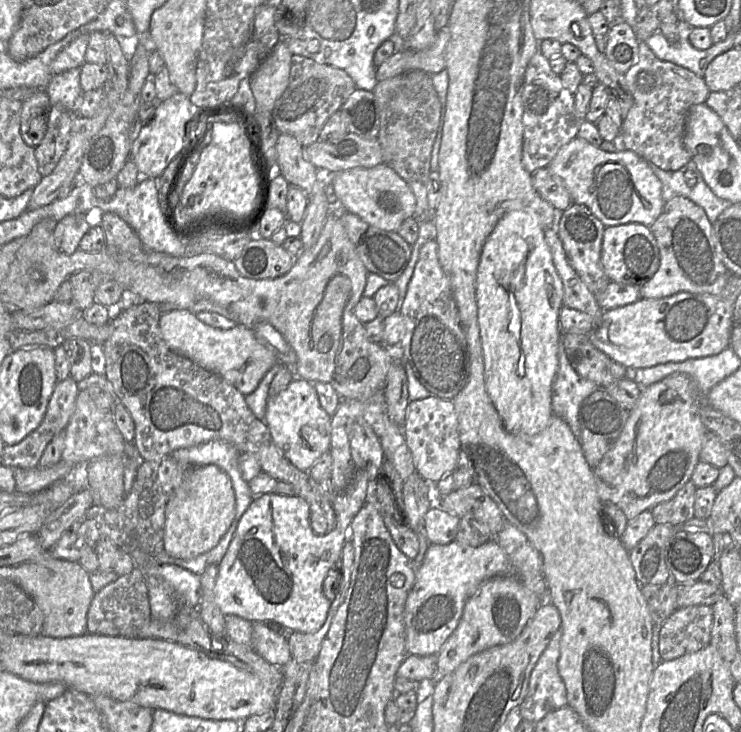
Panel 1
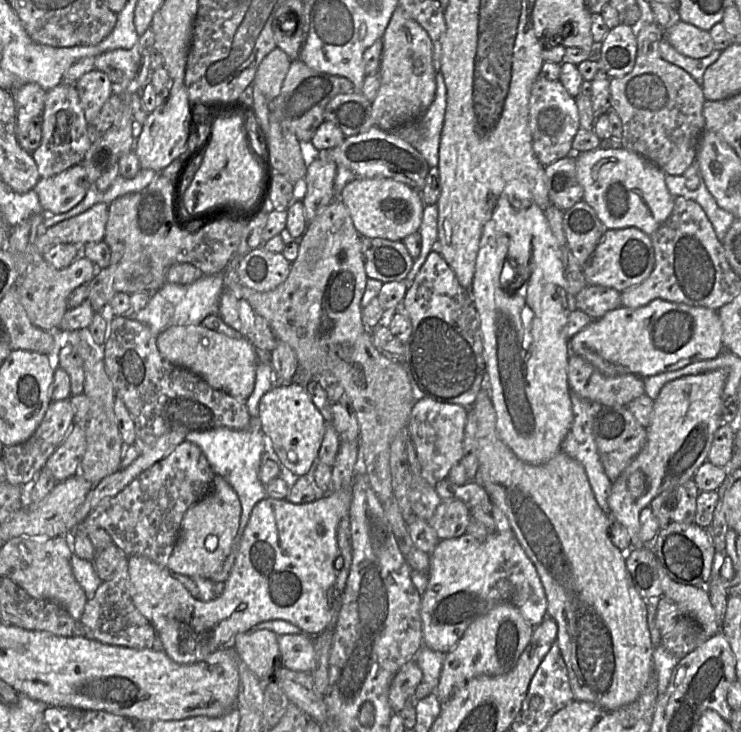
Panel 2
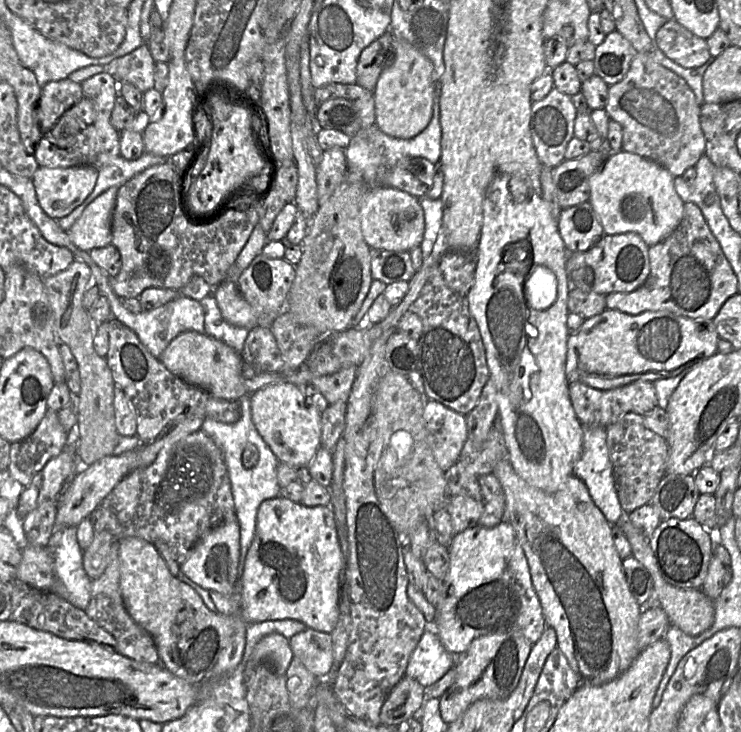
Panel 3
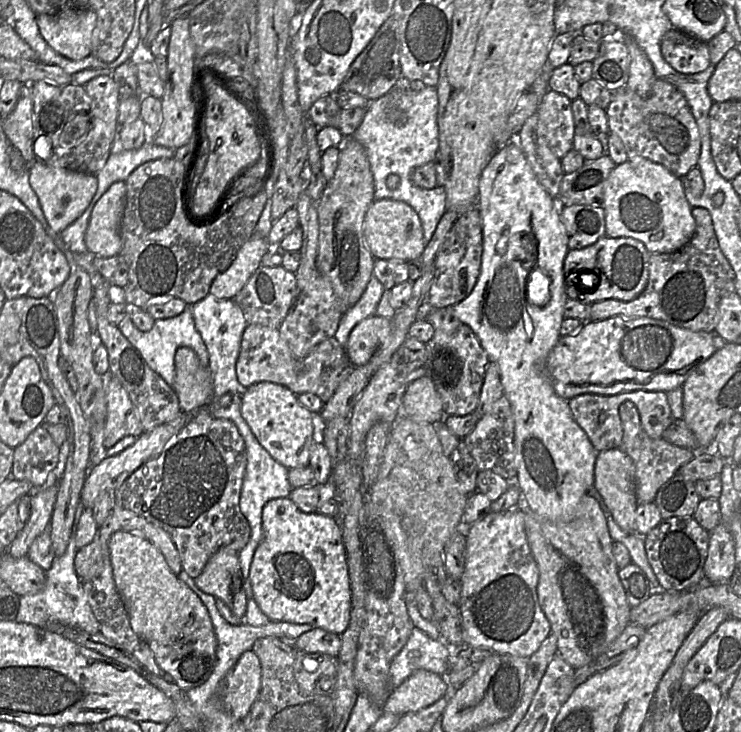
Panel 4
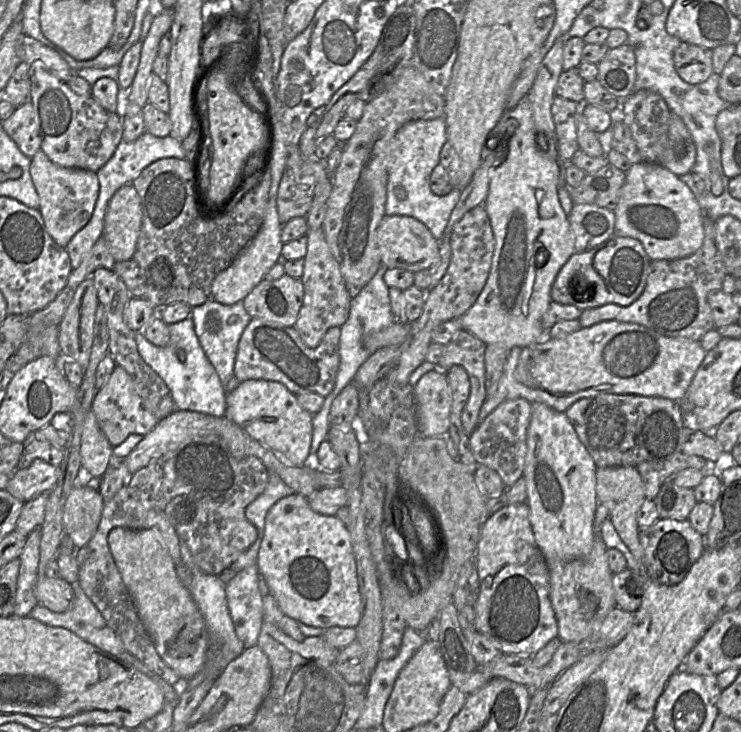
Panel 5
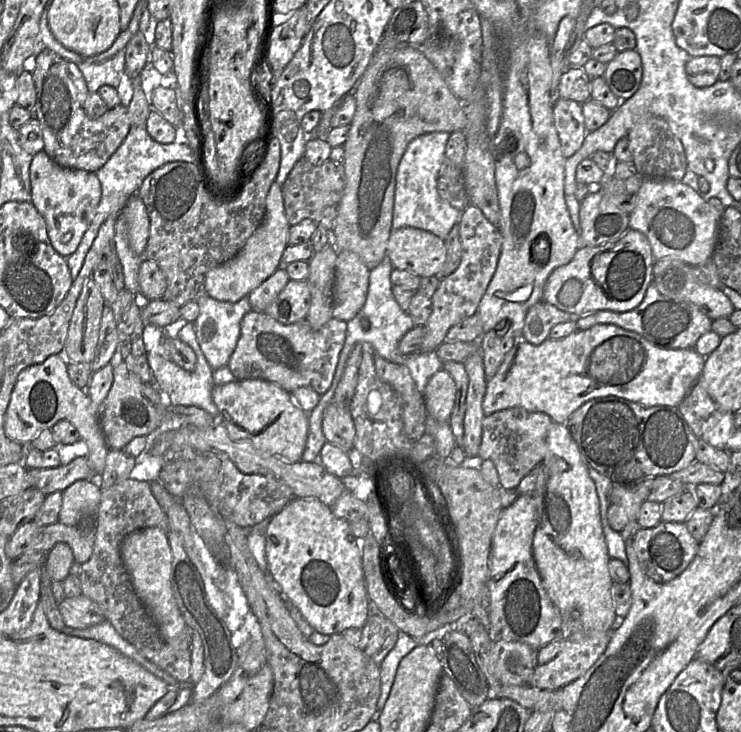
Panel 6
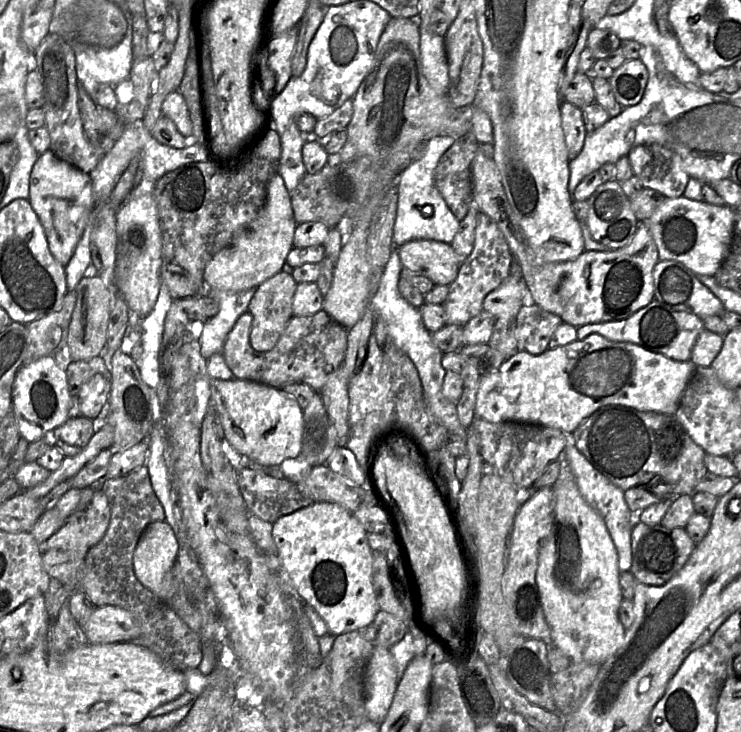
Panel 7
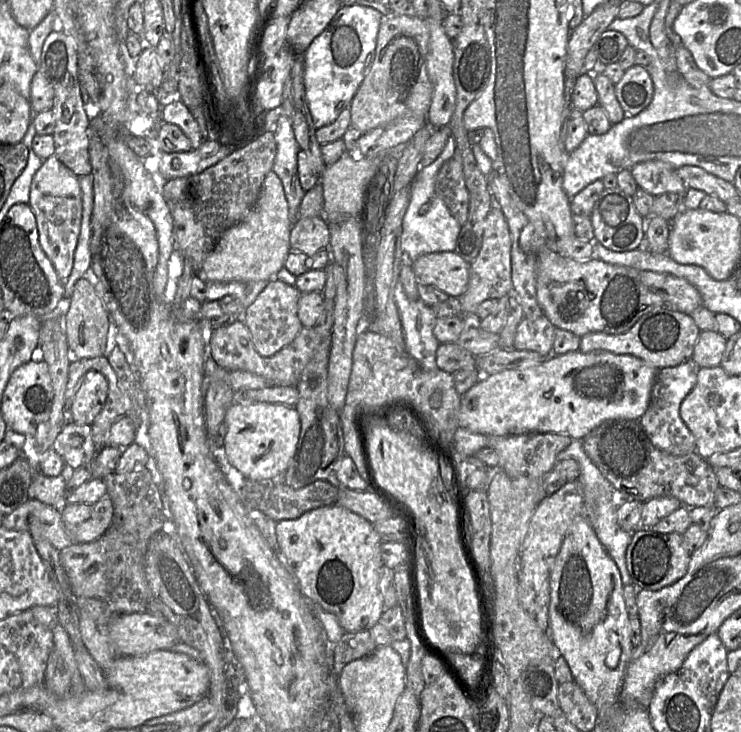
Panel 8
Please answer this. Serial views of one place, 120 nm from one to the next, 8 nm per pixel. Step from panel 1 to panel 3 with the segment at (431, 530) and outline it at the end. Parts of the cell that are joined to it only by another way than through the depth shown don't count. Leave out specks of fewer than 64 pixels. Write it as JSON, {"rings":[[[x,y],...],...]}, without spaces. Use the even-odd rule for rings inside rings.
{"rings":[[[465,495],[450,496],[446,509],[452,520],[454,534],[478,524],[484,503],[484,500],[476,500]]]}

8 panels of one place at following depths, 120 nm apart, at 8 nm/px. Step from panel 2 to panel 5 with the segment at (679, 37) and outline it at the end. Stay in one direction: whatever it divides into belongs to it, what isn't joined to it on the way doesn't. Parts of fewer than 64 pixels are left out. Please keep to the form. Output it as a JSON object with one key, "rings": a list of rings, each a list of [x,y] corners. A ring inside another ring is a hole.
{"rings":[[[681,41],[673,55],[674,67],[680,78],[689,84],[706,81],[713,73],[712,50]]]}

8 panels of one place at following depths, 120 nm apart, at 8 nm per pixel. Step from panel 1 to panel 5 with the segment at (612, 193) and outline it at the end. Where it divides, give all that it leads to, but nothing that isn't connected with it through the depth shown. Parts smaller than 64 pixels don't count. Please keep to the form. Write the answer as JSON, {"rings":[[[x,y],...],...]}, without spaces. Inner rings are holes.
{"rings":[[[639,162],[625,172],[626,179],[621,189],[615,210],[615,236],[627,236],[639,240],[650,260],[678,259],[695,253],[703,244],[704,213],[690,188],[664,166]]]}

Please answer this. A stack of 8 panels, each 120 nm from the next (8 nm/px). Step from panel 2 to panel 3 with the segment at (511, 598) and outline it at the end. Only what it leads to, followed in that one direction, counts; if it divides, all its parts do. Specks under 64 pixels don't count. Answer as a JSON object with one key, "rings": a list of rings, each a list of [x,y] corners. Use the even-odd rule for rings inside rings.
{"rings":[[[507,520],[490,528],[477,524],[455,534],[448,555],[444,599],[432,625],[448,652],[461,655],[475,638],[496,632],[519,631],[532,644],[539,640],[547,624],[526,556]]]}

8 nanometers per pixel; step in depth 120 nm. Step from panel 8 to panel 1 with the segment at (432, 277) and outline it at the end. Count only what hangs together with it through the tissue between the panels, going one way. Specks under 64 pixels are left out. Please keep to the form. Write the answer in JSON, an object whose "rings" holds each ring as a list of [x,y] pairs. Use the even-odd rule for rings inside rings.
{"rings":[[[386,163],[373,168],[353,168],[331,174],[329,187],[346,211],[381,230],[397,232],[405,219],[414,217],[416,199],[411,188]]]}

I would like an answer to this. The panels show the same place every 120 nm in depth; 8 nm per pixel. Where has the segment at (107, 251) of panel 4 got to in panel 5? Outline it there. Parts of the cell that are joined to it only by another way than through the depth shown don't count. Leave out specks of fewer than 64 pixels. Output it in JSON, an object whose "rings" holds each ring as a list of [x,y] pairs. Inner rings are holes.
{"rings":[[[132,184],[120,187],[110,199],[104,217],[104,238],[115,261],[133,258],[142,224],[141,200]]]}

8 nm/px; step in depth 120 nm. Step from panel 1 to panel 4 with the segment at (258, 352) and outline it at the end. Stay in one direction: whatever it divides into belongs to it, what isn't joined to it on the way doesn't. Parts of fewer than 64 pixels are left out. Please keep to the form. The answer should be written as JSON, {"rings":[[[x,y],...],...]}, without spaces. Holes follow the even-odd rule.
{"rings":[[[180,347],[174,356],[174,390],[179,399],[181,412],[193,412],[207,406],[213,396],[213,379],[209,368],[203,367],[195,352]]]}

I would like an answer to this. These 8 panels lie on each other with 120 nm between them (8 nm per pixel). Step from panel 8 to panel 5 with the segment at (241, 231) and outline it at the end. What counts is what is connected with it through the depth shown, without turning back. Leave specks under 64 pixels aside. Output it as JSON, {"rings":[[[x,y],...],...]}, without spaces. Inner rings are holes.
{"rings":[[[269,198],[262,225],[256,235],[232,263],[213,279],[211,284],[212,299],[224,305],[235,304],[243,300],[264,279],[266,273],[278,262],[281,256],[283,246],[281,240],[282,226],[277,205]]]}

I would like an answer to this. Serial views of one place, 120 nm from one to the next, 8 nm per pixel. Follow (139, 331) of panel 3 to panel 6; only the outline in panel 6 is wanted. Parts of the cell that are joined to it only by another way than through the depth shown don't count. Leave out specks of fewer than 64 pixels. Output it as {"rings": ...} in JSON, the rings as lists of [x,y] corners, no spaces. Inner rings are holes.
{"rings":[[[187,322],[179,331],[178,338],[189,345],[196,354],[196,366],[191,372],[168,359],[168,354],[163,347],[164,331],[162,328],[147,324],[144,326],[142,337],[147,353],[149,366],[155,376],[157,389],[167,398],[172,405],[195,406],[202,408],[213,416],[219,416],[219,411],[212,398],[212,390],[215,386],[213,369],[205,358],[205,355],[196,339],[194,323]]]}

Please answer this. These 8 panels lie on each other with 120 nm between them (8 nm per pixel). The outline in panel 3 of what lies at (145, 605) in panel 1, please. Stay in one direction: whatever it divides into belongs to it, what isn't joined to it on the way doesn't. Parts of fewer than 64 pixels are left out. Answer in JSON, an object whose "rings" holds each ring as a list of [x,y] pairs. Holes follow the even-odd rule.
{"rings":[[[116,539],[110,547],[108,566],[101,576],[91,581],[90,601],[84,611],[101,628],[114,637],[119,654],[130,659],[151,664],[159,663],[159,657],[152,636],[140,627],[125,609],[120,592],[119,541]]]}

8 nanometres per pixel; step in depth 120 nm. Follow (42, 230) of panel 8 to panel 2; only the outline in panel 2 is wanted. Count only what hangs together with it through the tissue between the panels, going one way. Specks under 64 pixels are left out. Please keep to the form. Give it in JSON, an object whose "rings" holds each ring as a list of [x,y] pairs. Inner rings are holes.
{"rings":[[[77,164],[55,176],[40,177],[34,190],[46,214],[60,214],[81,202],[90,185],[84,167]]]}

